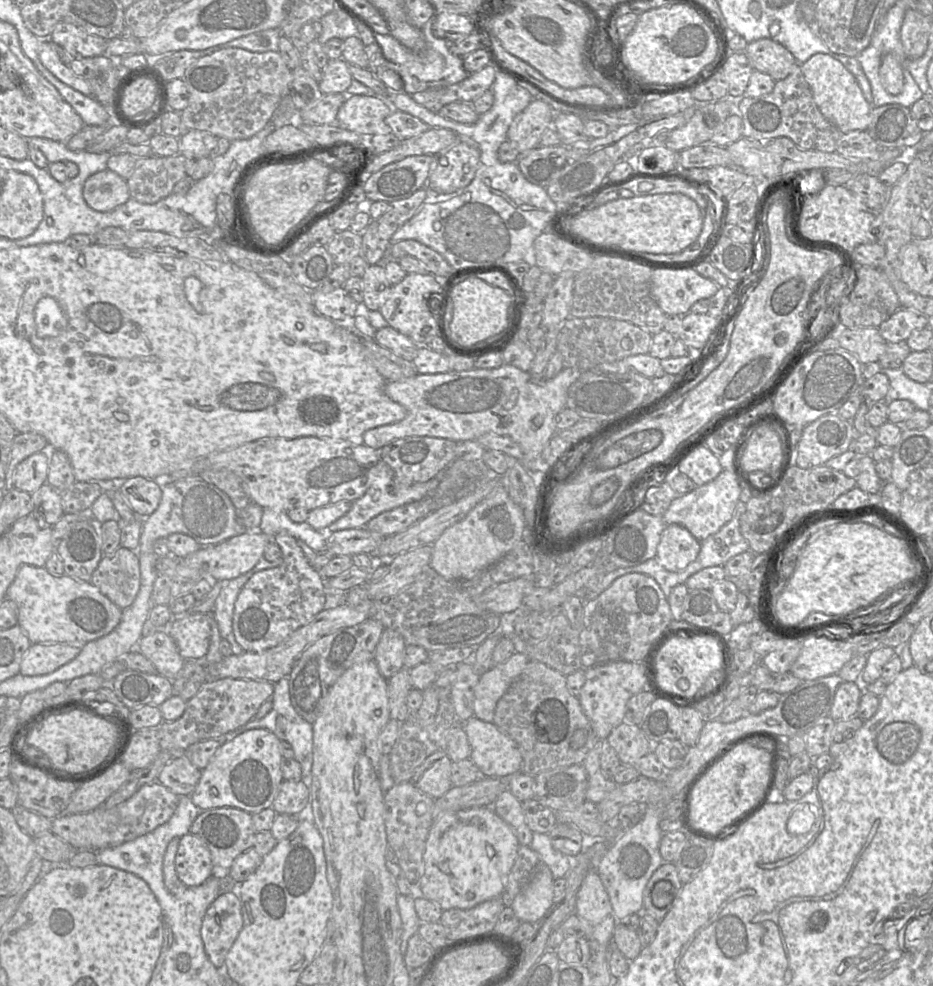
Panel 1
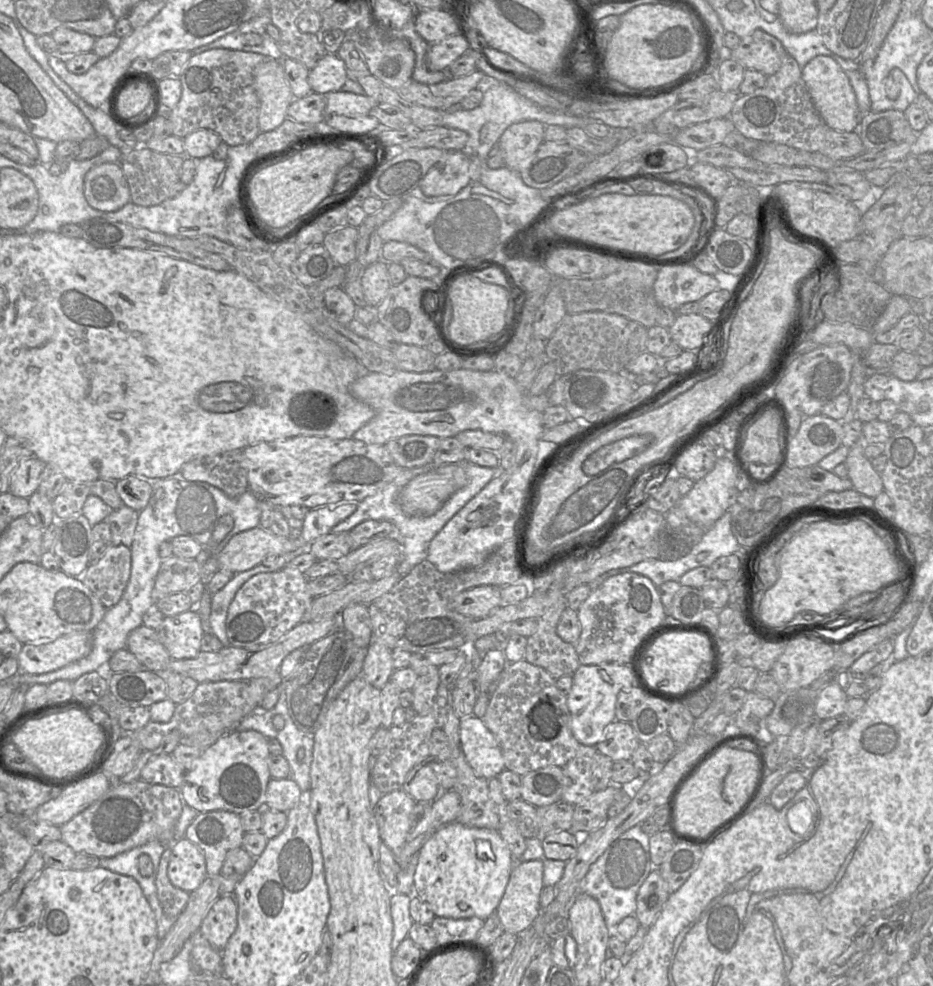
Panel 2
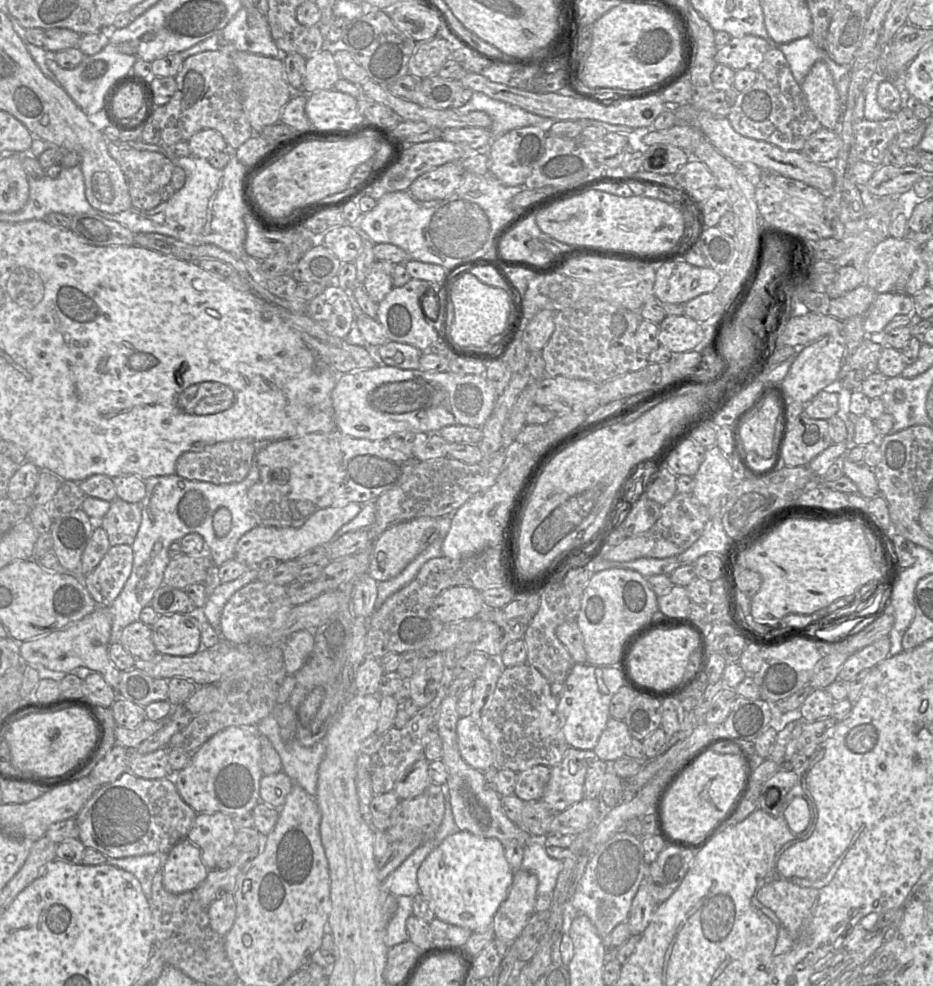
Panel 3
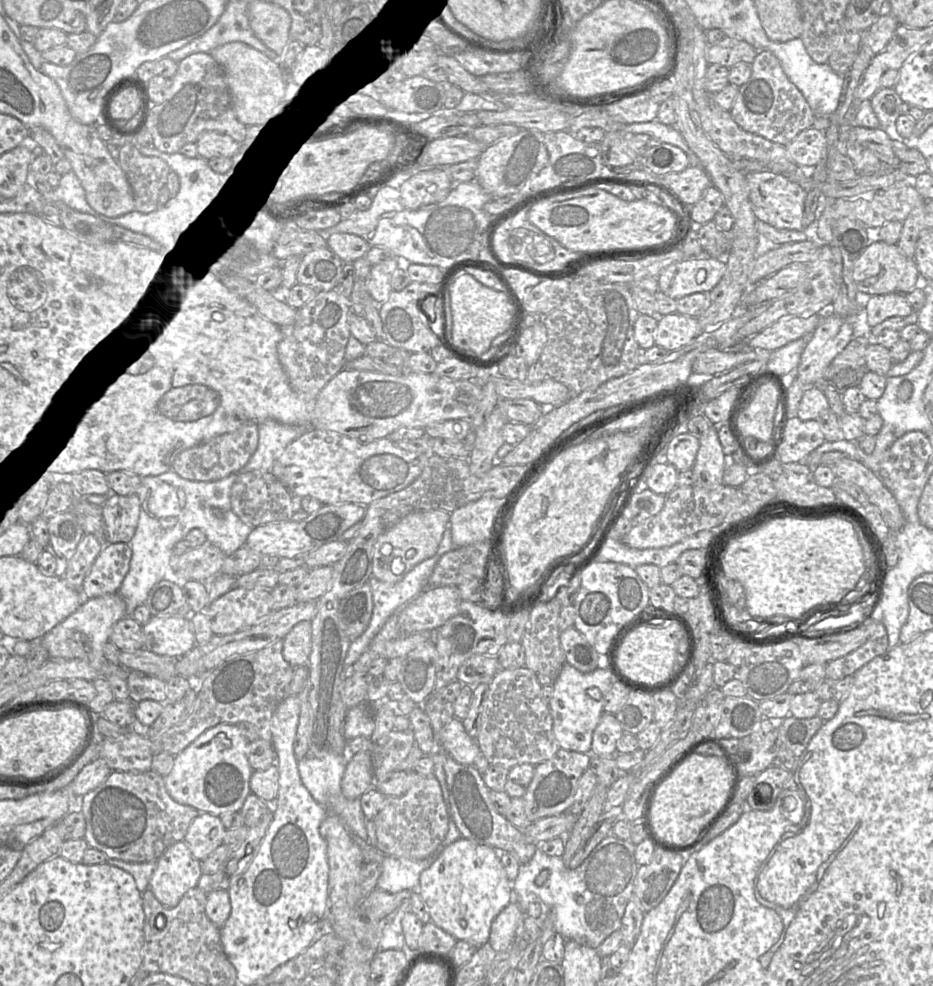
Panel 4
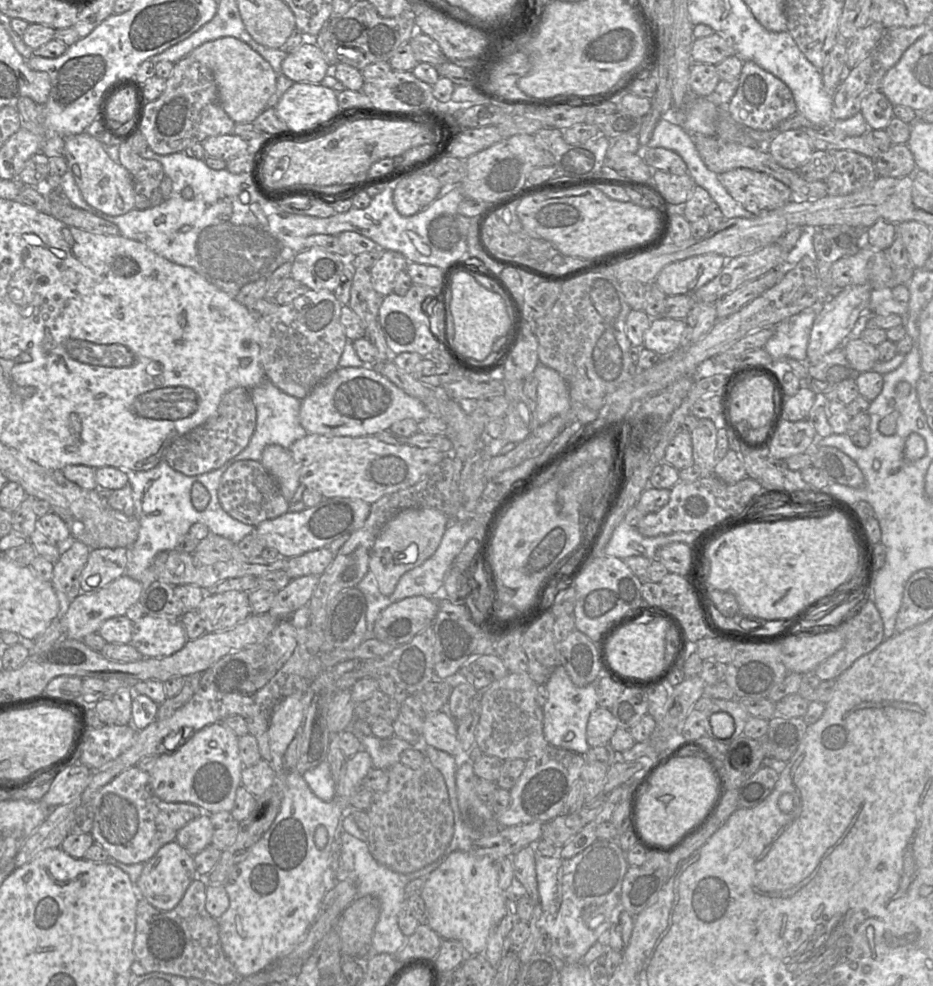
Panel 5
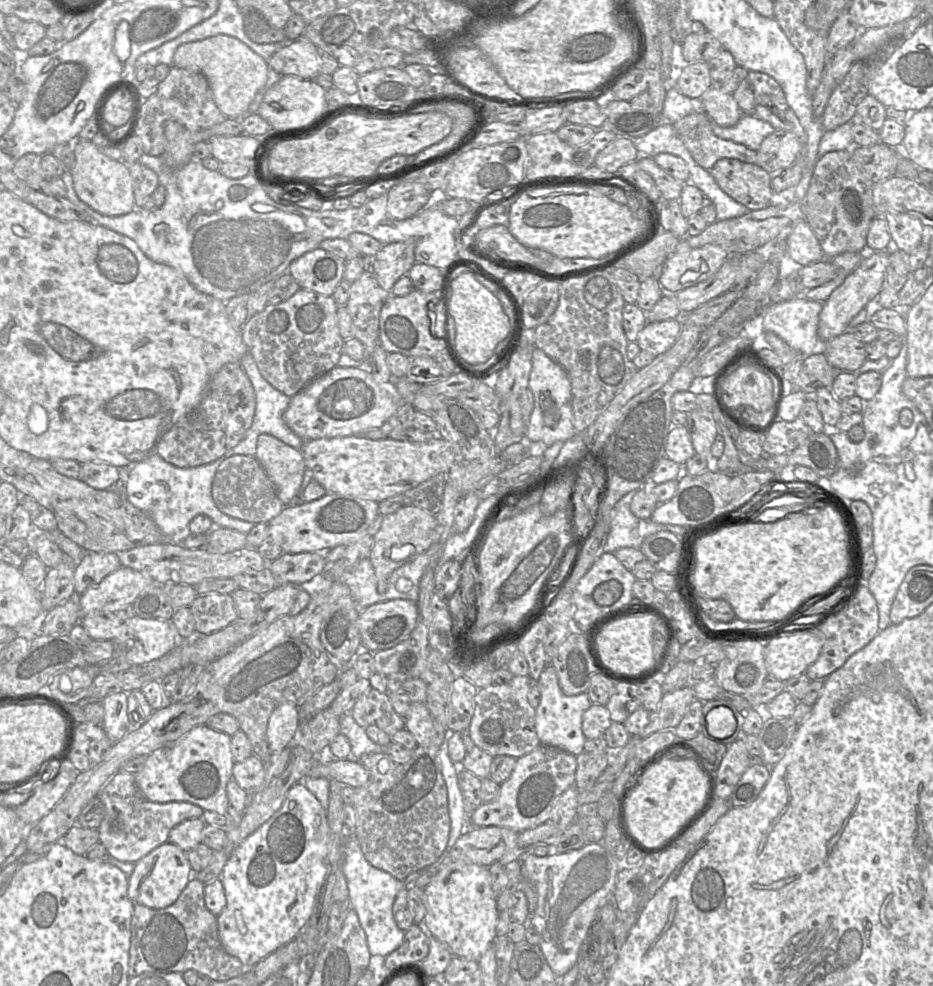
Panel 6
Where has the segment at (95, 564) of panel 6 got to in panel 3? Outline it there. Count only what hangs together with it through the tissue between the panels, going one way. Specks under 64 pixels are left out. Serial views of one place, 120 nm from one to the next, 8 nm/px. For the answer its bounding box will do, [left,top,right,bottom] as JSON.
[82,545,133,608]

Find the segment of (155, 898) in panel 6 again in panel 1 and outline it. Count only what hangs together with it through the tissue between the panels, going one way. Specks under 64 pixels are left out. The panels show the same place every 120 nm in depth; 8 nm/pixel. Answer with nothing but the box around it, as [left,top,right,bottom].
[175,833,212,887]

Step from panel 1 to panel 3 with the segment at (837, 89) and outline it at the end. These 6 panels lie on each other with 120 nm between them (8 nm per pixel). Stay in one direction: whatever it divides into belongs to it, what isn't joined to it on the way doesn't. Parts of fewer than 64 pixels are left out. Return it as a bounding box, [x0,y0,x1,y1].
[801,61,840,130]

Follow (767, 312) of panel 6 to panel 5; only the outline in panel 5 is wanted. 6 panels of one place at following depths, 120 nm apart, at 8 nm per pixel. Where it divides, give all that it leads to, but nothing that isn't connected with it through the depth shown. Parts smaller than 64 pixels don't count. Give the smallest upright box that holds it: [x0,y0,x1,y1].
[764,307,817,361]

